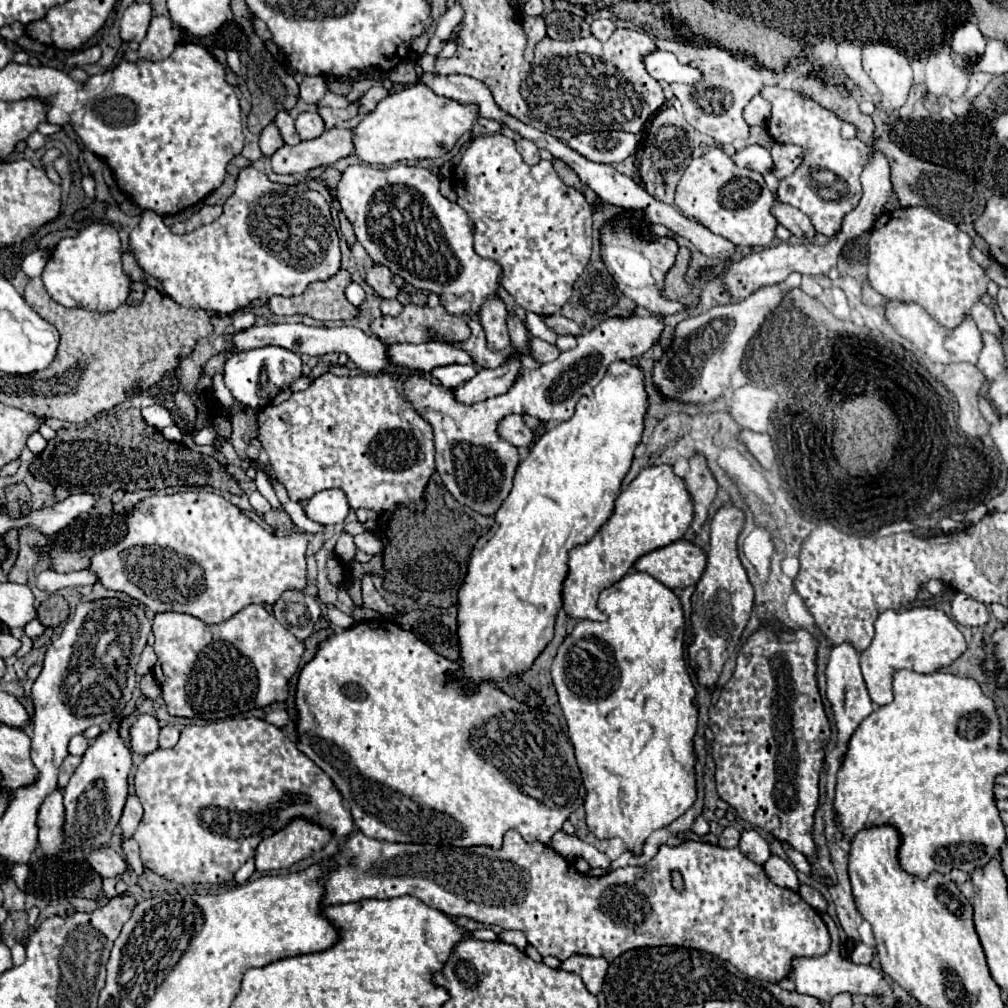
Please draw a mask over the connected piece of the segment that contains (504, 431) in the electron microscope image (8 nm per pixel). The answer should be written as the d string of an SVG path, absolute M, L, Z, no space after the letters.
M511 414L507 418L503 418L499 422L499 428L497 428L499 436L503 440L507 440L509 444L513 446L531 446L531 442L535 440L535 434L531 428L527 428L527 424L523 422L523 418L519 414Z

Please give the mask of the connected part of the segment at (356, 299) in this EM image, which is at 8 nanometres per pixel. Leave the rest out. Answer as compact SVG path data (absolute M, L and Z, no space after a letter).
M355 282L347 286L345 296L347 296L347 300L349 300L351 304L355 304L355 306L361 306L361 304L365 302L365 290L363 290L359 284L355 284Z

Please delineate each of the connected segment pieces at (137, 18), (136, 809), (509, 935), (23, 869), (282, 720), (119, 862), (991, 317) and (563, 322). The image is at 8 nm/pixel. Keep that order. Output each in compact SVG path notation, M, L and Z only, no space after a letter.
M149 2L129 6L121 18L121 38L125 42L129 42L129 40L141 42L147 34L147 28L149 28L153 16L155 16L155 12Z
M129 796L127 798L127 804L123 808L123 816L121 816L121 830L123 830L123 836L133 836L139 820L143 816L143 806L139 804L139 798L137 796Z
M505 930L501 936L499 936L501 942L507 942L507 944L513 944L515 948L519 950L525 950L527 946L527 938L521 934L521 932L515 932L515 930Z
M15 866L11 870L11 876L13 876L13 880L15 880L15 884L17 884L19 890L25 890L25 882L27 882L28 875L29 868L27 866Z
M273 710L273 712L269 712L265 716L265 720L271 722L271 724L275 724L277 728L285 728L287 722L289 722L289 714L285 710Z
M109 846L99 848L99 850L93 850L87 858L89 858L89 864L103 878L121 878L129 870L127 860L121 854L117 854L113 848L109 848Z
M979 302L979 304L973 306L971 316L973 316L973 320L977 322L977 328L979 328L981 332L991 332L991 334L997 336L999 340L1005 336L1005 332L1001 330L1001 326L999 326L997 320L995 320L995 312L993 312L989 306L985 306L983 302Z
M545 316L543 322L555 332L555 334L571 334L571 336L579 336L581 334L581 326L575 324L573 320L565 318L565 316Z

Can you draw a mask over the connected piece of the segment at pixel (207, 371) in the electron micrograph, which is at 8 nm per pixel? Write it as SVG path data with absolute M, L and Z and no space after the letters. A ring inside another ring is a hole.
M225 348L225 350L217 352L215 356L211 356L211 358L205 362L205 366L203 366L203 370L201 370L201 376L213 378L215 374L223 374L223 364L225 364L231 356L235 356L235 354L239 354L237 348Z

